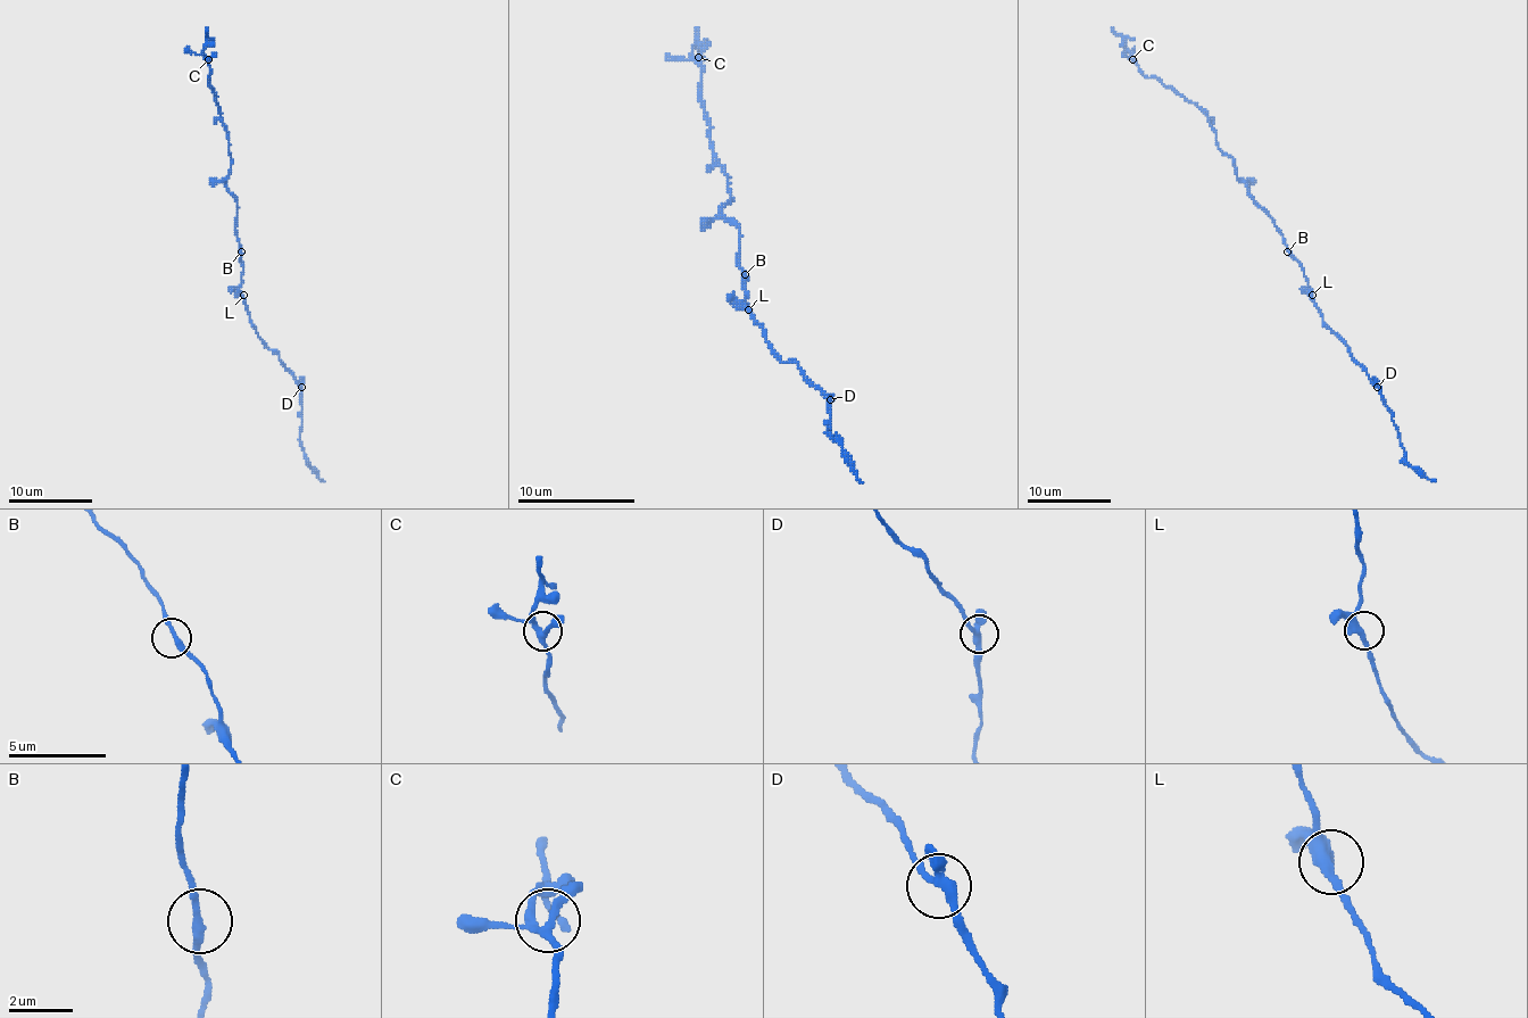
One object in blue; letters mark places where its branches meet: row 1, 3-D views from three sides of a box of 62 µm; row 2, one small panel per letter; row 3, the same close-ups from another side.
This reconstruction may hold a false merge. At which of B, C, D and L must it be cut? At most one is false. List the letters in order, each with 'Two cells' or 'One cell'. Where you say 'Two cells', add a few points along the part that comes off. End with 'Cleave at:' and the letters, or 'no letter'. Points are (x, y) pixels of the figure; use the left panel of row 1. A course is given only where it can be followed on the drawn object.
B: One cell
C: One cell
D: One cell
L: One cell
Cleave at: no letter

